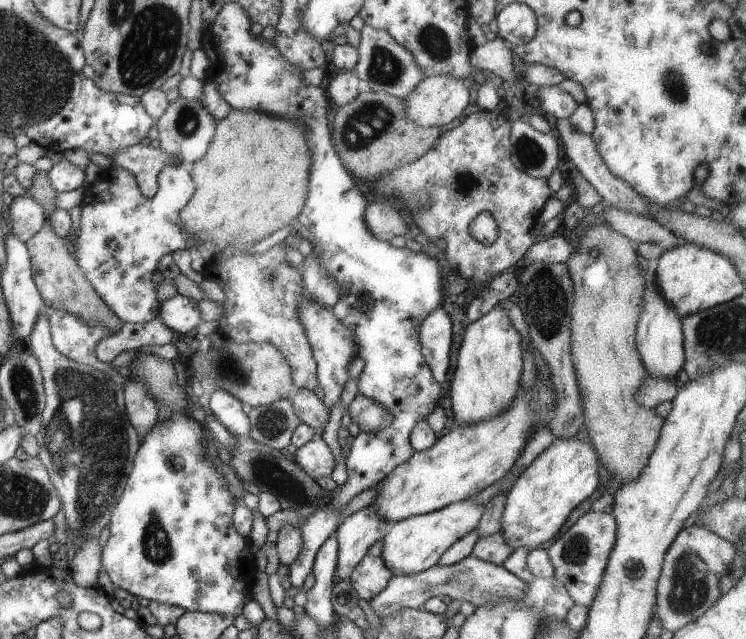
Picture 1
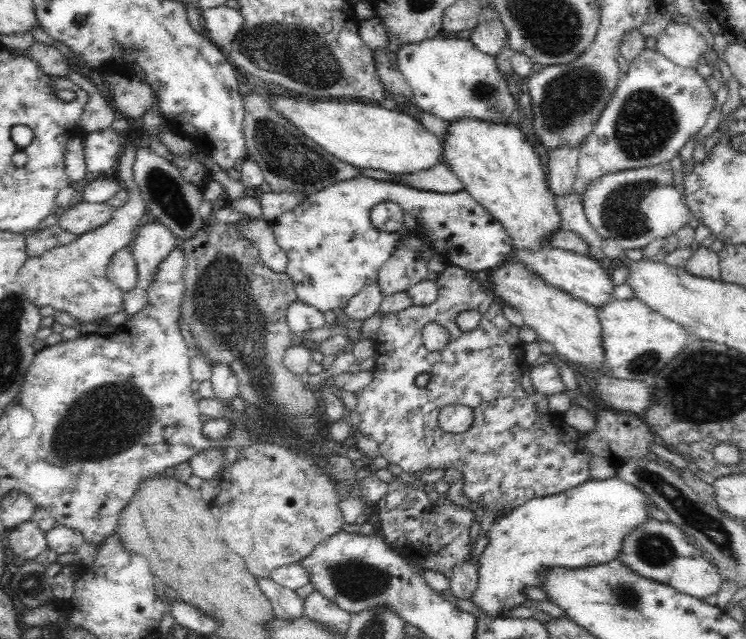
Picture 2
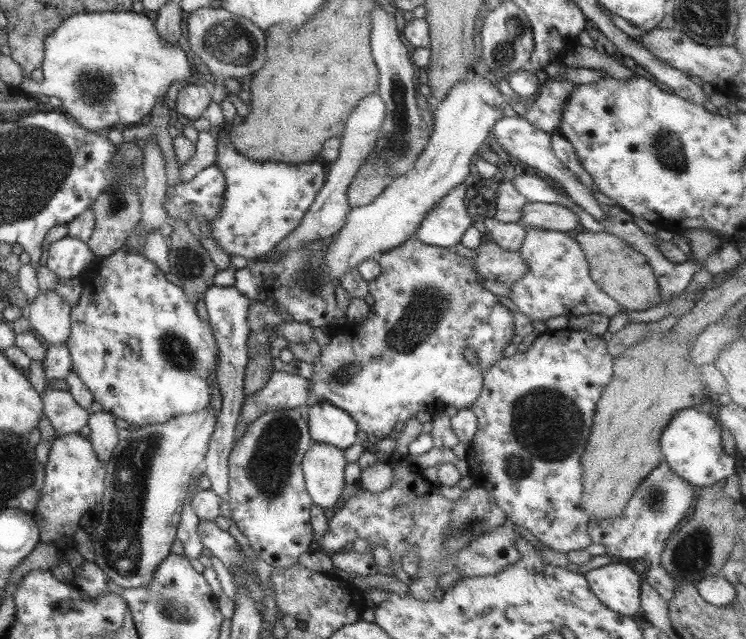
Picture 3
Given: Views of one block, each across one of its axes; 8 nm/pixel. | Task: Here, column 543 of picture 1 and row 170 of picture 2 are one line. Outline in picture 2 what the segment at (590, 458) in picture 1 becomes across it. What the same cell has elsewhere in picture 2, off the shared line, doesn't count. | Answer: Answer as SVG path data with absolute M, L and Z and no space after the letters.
M464 118L447 122L445 135L439 138L442 145L441 164L446 165L462 183L462 188L478 204L481 204L490 214L498 220L509 233L516 249L537 249L549 247L547 237L550 232L560 228L560 215L554 208L555 198L546 186L546 179L542 166L538 161L532 146L526 141L524 134L519 130L516 120L506 124L484 122Z

